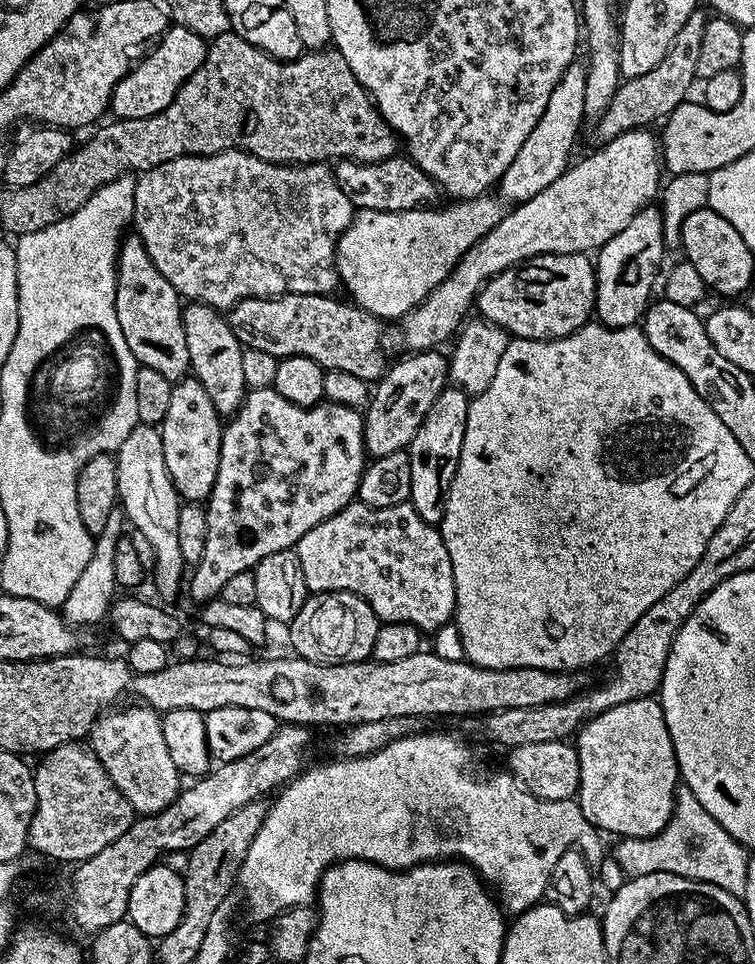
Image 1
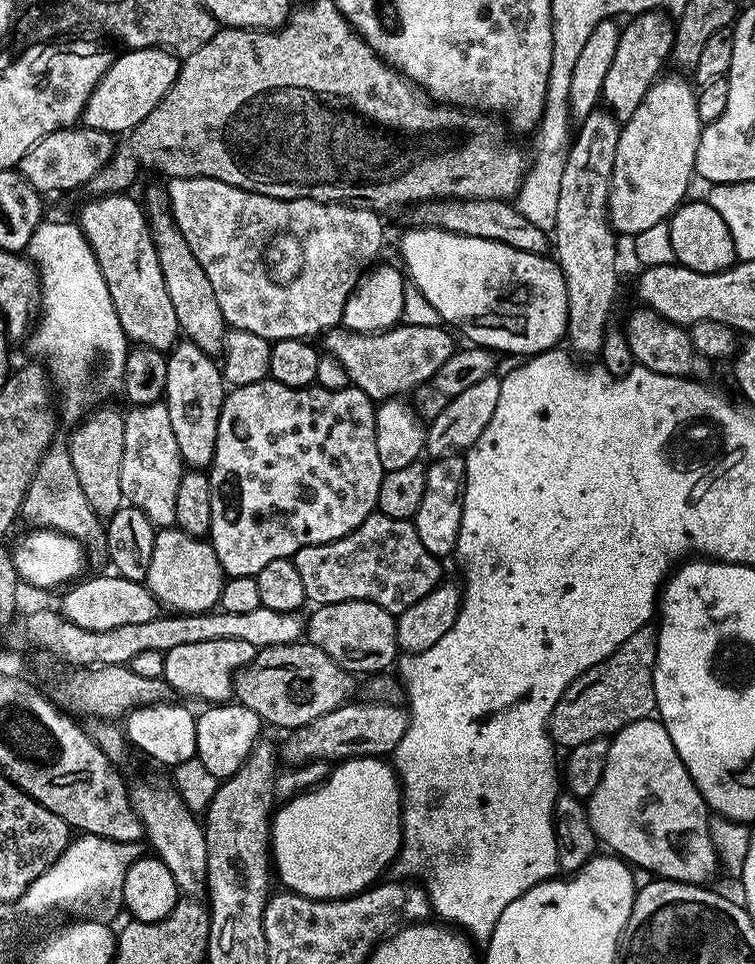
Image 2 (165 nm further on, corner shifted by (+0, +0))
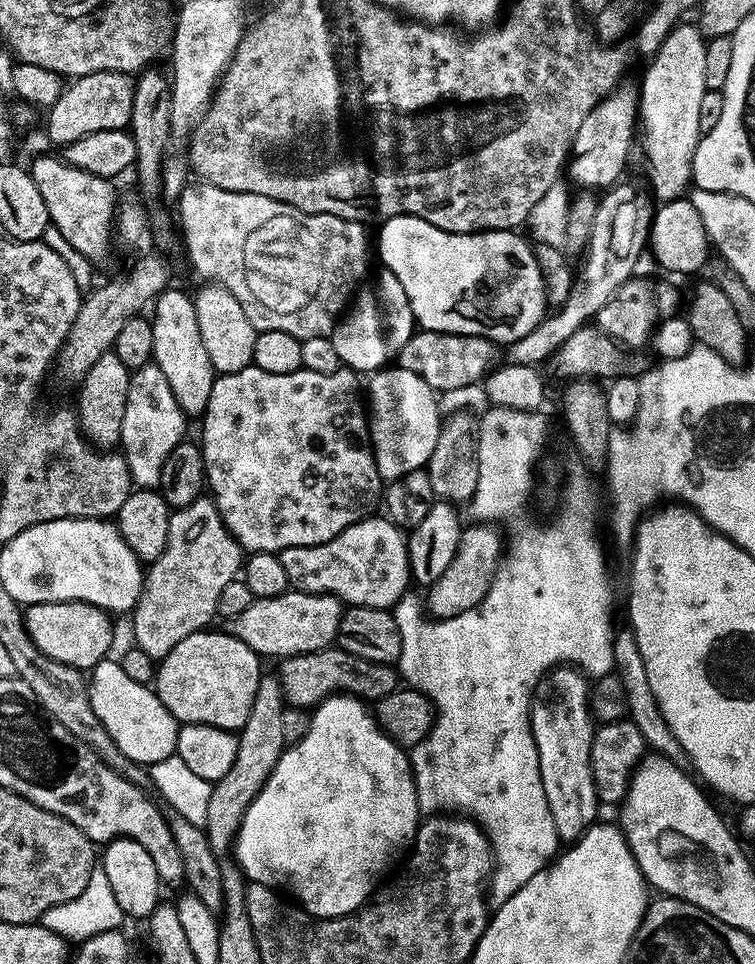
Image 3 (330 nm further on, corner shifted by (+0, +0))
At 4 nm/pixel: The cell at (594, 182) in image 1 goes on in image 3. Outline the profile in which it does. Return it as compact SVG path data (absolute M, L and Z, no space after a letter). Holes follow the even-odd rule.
M689 22L681 23L679 26L672 29L672 33L664 39L662 46L651 57L650 63L652 63L652 65L645 70L644 80L641 79L639 81L640 115L638 117L638 156L640 152L641 158L644 159L644 176L648 179L649 184L647 184L647 187L650 189L651 195L660 202L665 200L679 200L689 191L690 185L692 184L692 163L694 162L694 154L696 153L696 147L702 135L700 127L698 126L698 113L702 107L702 94L709 91L706 86L706 37L695 23L688 23Z

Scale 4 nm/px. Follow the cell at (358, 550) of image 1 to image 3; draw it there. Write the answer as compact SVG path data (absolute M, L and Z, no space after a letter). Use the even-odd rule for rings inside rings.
M369 515L357 524L350 525L325 544L294 546L282 550L278 555L283 569L286 570L289 585L297 592L324 592L348 606L395 609L395 604L403 598L408 584L413 583L408 557L408 538L397 524L393 524L383 515L376 515Z

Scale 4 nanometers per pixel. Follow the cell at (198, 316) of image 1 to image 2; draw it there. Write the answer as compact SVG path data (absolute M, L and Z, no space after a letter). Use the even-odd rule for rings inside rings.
M163 187L152 188L142 196L142 204L150 217L152 240L158 248L158 262L162 266L162 278L166 278L166 294L170 294L170 302L174 305L174 314L178 314L178 326L181 333L190 342L194 342L207 356L219 357L224 350L224 333L226 325L222 306L218 306L218 298L214 295L214 286L210 286L210 278L206 278L206 270L202 270L202 262L194 258L190 246L178 230L168 206L168 194Z

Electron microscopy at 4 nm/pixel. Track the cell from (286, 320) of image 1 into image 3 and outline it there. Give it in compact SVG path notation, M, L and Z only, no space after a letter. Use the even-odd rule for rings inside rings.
M416 330L406 346L402 346L398 364L399 367L410 370L410 374L418 374L418 378L422 378L422 382L429 384L437 393L442 393L446 390L458 390L458 386L481 383L497 363L496 351L497 345L484 336Z

